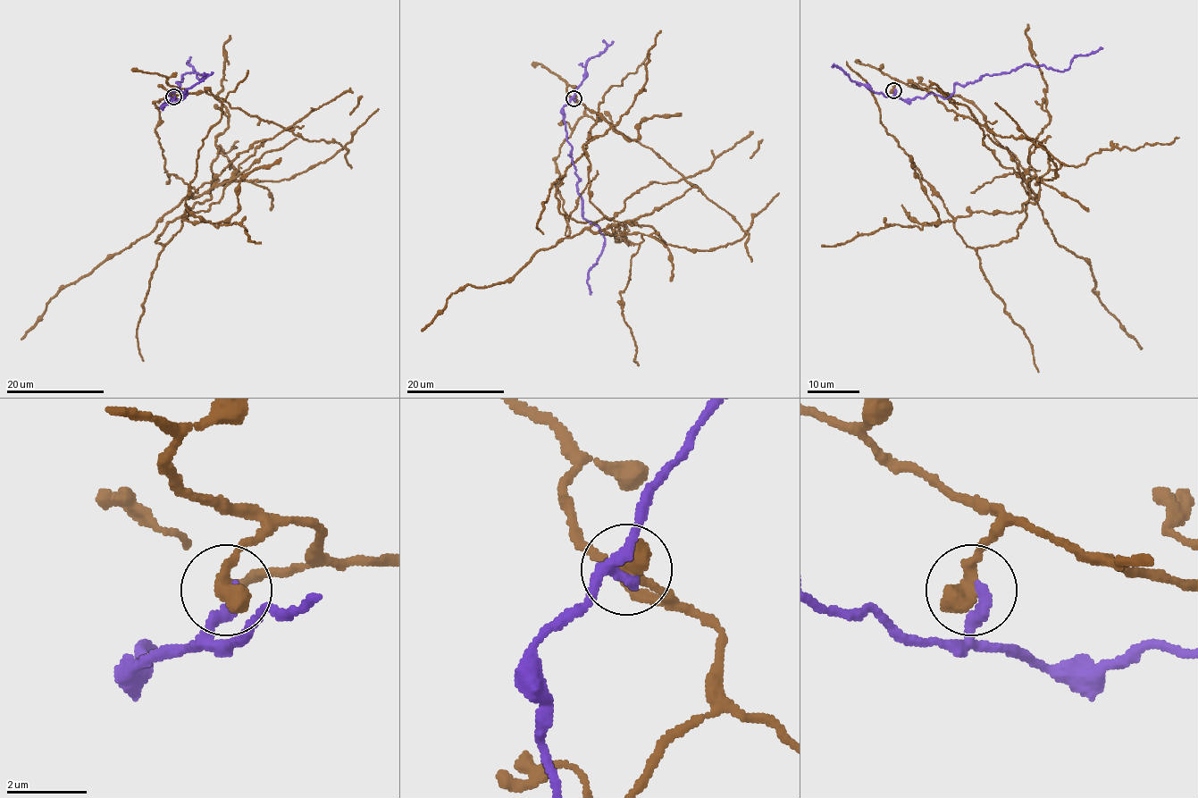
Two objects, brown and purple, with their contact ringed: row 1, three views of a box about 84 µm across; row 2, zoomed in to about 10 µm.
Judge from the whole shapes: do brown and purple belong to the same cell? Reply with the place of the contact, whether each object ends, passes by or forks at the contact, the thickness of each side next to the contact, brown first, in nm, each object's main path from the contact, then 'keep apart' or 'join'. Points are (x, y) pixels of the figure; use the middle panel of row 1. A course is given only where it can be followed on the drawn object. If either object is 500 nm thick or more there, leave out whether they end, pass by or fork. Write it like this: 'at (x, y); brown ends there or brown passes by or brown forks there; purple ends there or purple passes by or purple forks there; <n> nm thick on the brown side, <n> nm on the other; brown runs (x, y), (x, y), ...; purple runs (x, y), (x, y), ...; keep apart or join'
at (573, 98); 550 nm thick on the brown side, 320 nm on the other; brown runs (573, 98), (683, 179), (650, 182), (590, 229), (623, 226), (590, 200), (588, 136), (603, 96), (649, 54); purple runs (573, 99), (563, 107), (563, 117), (579, 179), (582, 215), (605, 239), (601, 256), (589, 271), (591, 294); keep apart

